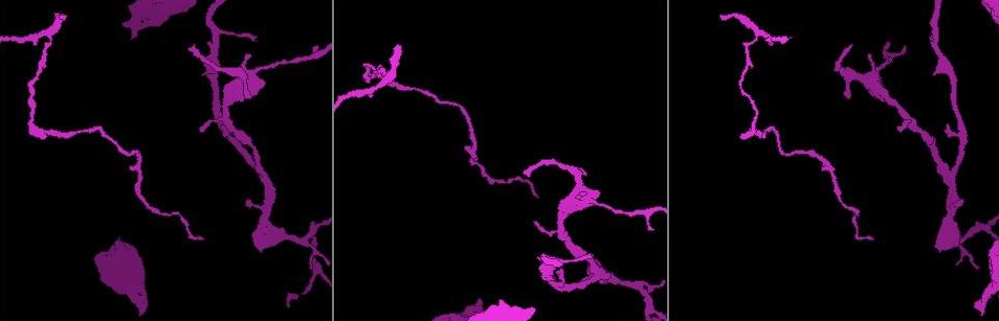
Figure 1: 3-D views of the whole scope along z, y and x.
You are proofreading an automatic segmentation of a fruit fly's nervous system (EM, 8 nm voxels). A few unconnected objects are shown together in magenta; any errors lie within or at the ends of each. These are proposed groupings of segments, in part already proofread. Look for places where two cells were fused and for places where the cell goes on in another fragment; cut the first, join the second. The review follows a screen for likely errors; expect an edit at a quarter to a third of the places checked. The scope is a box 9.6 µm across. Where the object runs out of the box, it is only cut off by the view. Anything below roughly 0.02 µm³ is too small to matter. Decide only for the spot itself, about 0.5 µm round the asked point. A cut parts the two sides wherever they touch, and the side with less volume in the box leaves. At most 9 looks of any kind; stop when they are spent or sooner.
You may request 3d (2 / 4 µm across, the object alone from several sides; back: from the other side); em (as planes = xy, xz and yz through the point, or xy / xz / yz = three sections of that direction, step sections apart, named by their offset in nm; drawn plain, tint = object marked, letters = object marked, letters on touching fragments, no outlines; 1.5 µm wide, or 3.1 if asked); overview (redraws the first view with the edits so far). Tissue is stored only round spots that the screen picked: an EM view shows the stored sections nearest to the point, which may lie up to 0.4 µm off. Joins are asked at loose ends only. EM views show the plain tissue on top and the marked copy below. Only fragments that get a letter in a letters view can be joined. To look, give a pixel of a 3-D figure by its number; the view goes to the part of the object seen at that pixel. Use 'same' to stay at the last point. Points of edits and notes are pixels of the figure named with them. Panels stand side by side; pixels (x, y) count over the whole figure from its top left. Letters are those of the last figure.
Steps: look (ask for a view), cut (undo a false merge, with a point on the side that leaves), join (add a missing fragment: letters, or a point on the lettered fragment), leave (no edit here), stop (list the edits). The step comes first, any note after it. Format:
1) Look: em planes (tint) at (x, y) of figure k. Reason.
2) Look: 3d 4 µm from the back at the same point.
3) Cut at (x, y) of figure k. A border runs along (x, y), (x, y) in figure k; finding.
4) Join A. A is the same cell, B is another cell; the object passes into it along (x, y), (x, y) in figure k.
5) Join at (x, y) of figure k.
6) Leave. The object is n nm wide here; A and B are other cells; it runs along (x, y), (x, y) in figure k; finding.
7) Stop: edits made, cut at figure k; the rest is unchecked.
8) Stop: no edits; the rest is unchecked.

Look: em planes (letters) at (533, 221) of figure 1. Branch stops here.

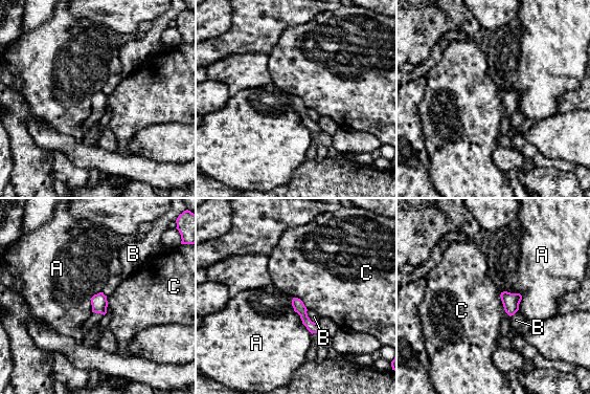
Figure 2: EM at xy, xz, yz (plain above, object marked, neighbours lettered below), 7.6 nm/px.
Leave. The longest contact is with A, 320 nm; A, B and C are other cells; it runs along (295, 300), (304, 319), (317, 330) in figure 2; none of them fits.

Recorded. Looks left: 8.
Look: em xy step 4 (letters) at (316, 45) of figure 1. Thin end.

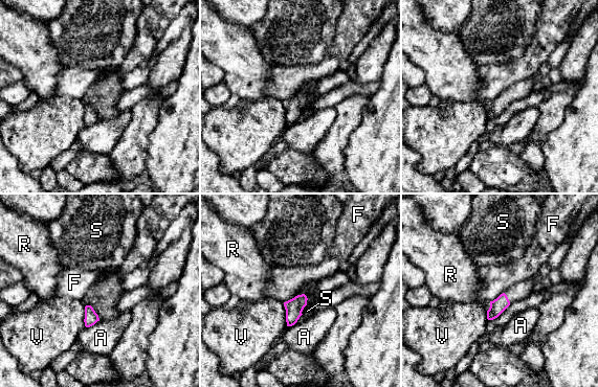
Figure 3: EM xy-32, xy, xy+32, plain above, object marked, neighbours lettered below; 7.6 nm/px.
Leave. The longest contact is with V, 190 nm; A, F, R, S and V are other cells; none of them fits.

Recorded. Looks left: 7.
Look: em xy step 4 (letters) at (401, 45) of figure 1.

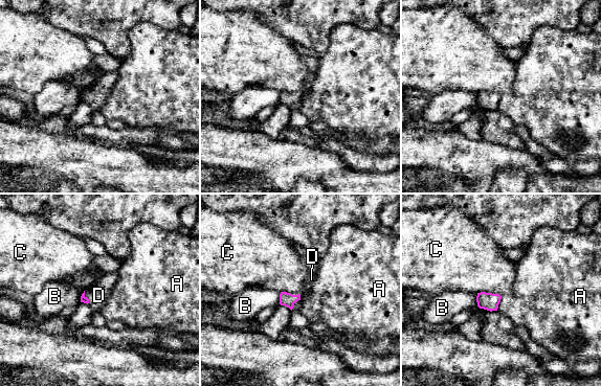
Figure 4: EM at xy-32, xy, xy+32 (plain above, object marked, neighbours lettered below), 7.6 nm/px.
Join D. D is the same cell, A, B and C are other cells; it goes on there.

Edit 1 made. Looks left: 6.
Look: 3d 2 µm at (597, 259) of figure 1. Branch stops here.

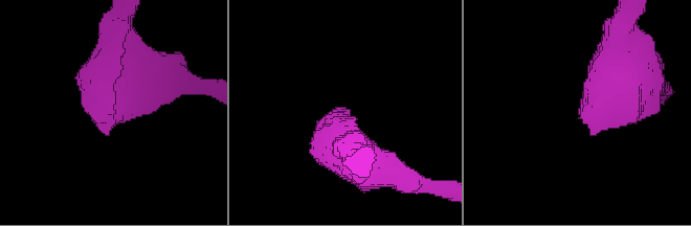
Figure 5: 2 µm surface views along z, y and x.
Look: em yz step 4 (letters) at (591, 132) of figure 5.

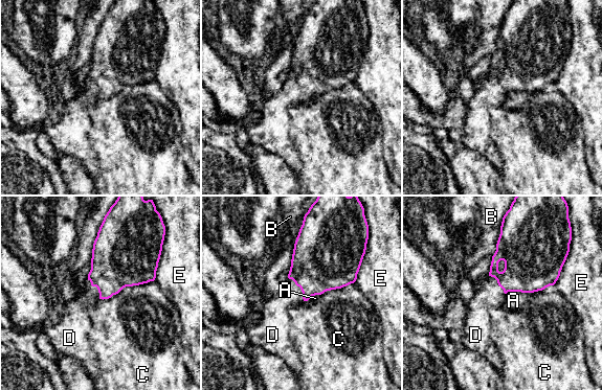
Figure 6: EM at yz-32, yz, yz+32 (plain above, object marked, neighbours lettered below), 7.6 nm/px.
Join D. D is the same cell, A, B, C and E are other cells; the object passes into it along (319, 262), (300, 289), (275, 310) in figure 6; it goes on there.

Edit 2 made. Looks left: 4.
Stop: edits made, join at figure 4, join at figure 6; the rest is unchecked.

